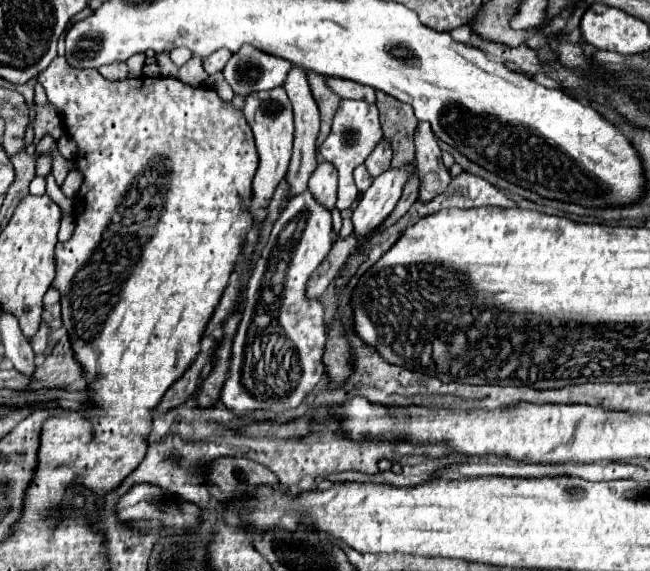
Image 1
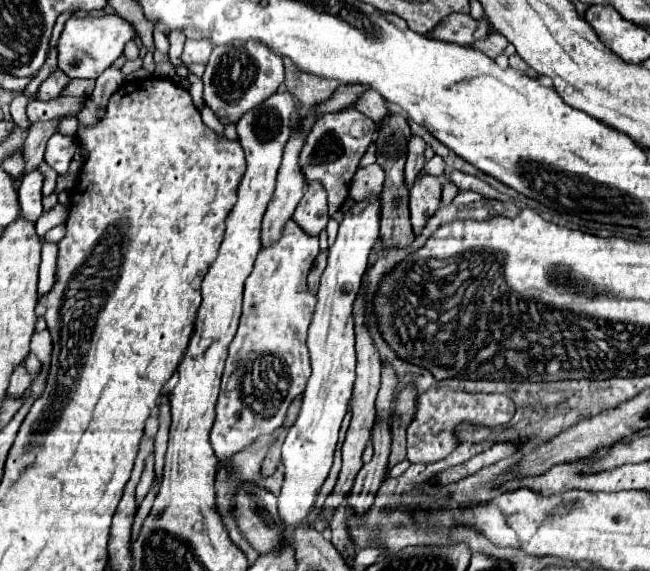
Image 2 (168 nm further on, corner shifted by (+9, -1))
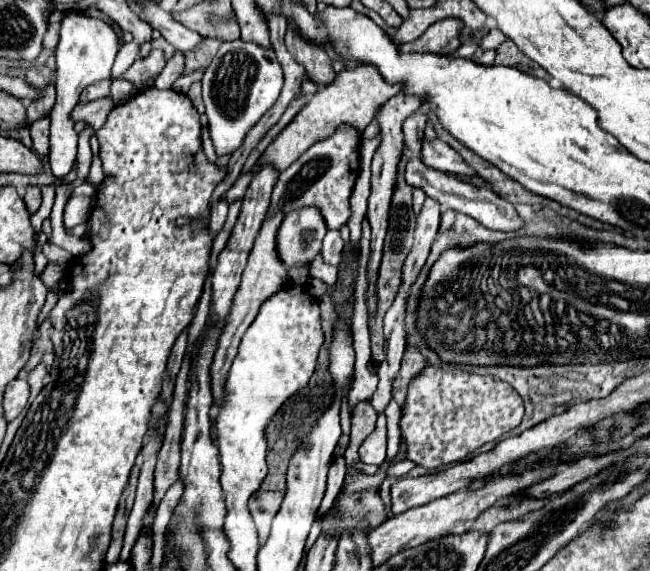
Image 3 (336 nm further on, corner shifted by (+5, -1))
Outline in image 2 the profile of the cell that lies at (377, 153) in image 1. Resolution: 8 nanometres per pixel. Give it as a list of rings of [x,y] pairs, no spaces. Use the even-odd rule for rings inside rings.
[[[373,163],[373,165],[357,169],[349,195],[355,203],[359,203],[369,199],[371,195],[379,195],[381,189],[383,189],[383,171],[381,167],[377,167],[377,163]]]

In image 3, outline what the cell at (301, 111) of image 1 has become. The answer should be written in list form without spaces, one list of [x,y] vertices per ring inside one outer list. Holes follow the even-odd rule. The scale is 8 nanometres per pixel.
[[[277,211],[277,215],[271,215],[269,219],[265,219],[265,223],[263,223],[263,227],[261,227],[261,231],[259,231],[259,235],[255,239],[255,245],[251,249],[249,263],[247,263],[247,267],[243,271],[241,287],[239,287],[239,291],[235,295],[235,301],[233,301],[233,307],[231,307],[227,325],[223,329],[223,335],[221,335],[221,343],[219,343],[219,349],[215,353],[213,367],[211,367],[211,387],[213,387],[213,397],[215,397],[215,407],[213,407],[213,415],[211,417],[215,417],[217,405],[221,403],[227,371],[231,367],[231,361],[233,361],[235,353],[237,353],[237,347],[239,347],[239,341],[241,341],[243,333],[253,323],[261,303],[287,283],[287,267],[285,267],[285,263],[281,263],[281,257],[277,255],[277,231],[279,231],[279,227],[283,223],[283,217],[285,215],[281,215],[281,211]]]

